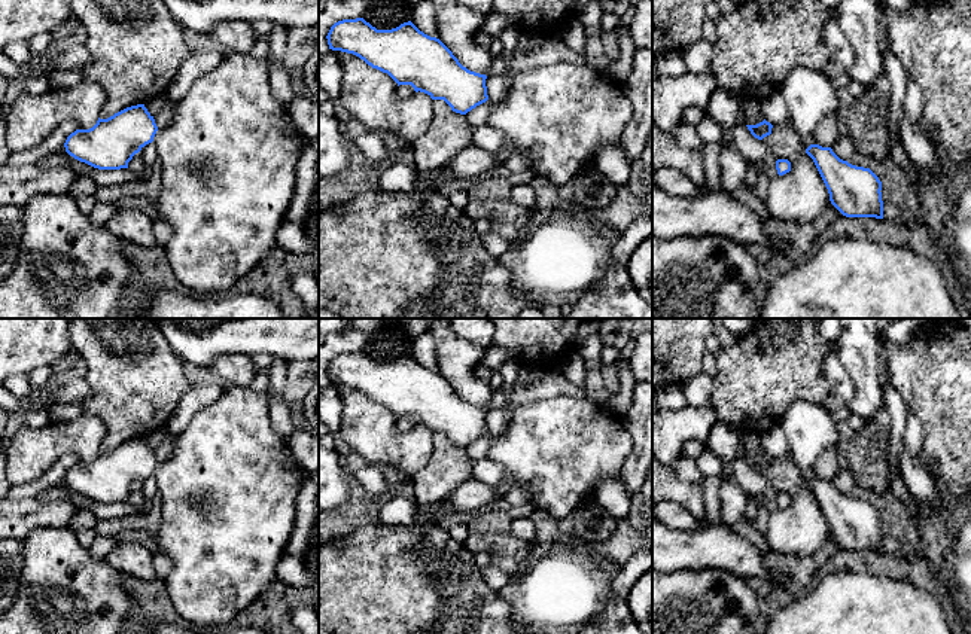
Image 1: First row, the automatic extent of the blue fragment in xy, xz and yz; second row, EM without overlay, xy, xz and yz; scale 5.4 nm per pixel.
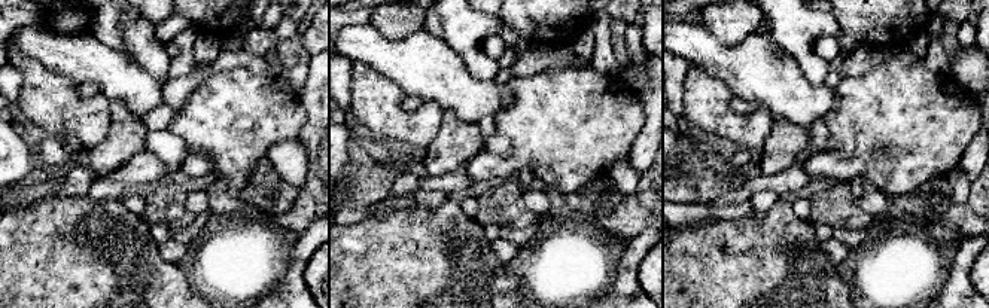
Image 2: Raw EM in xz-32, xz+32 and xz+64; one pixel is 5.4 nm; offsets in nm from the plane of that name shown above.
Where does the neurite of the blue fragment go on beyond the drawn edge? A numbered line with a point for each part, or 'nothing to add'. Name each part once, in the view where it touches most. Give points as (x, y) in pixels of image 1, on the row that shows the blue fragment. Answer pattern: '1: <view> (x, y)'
nothing to add

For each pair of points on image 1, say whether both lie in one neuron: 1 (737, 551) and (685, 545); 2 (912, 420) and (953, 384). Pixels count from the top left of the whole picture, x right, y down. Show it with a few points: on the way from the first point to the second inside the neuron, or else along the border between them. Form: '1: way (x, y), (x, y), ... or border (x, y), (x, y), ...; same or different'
1: way (724, 549), (699, 548); same
2: border (906, 405), (913, 411), (921, 424), (922, 450); different

